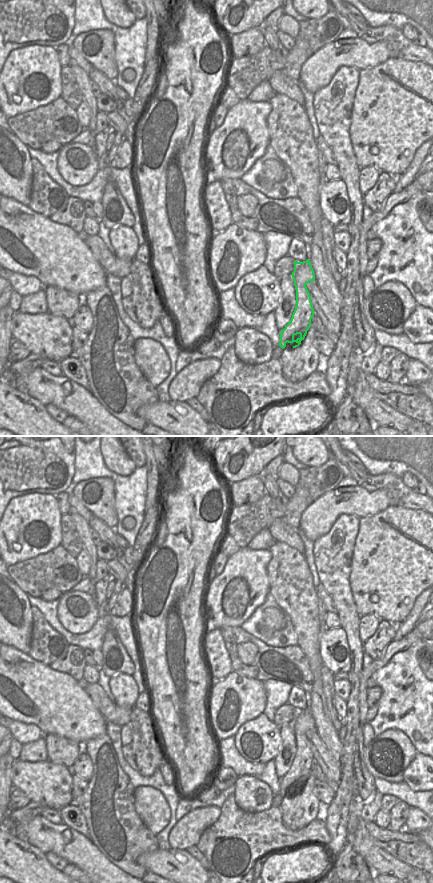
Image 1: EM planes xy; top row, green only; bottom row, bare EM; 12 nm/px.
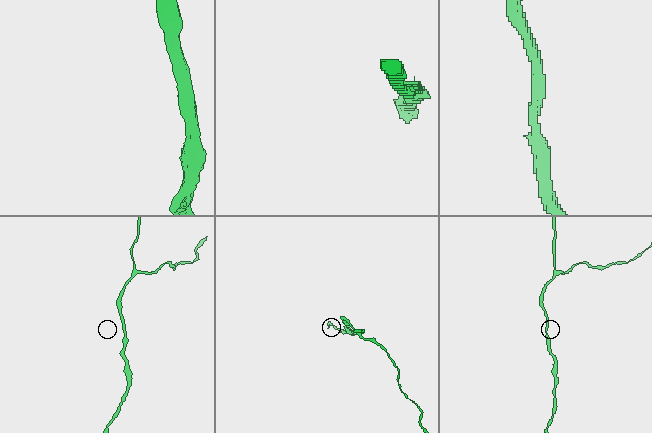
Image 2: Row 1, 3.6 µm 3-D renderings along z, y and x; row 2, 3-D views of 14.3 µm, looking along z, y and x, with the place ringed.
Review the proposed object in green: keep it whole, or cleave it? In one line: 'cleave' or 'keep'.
keep

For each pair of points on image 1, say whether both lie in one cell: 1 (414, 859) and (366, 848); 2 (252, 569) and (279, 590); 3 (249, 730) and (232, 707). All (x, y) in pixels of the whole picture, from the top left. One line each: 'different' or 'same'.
1: different
2: different
3: different

